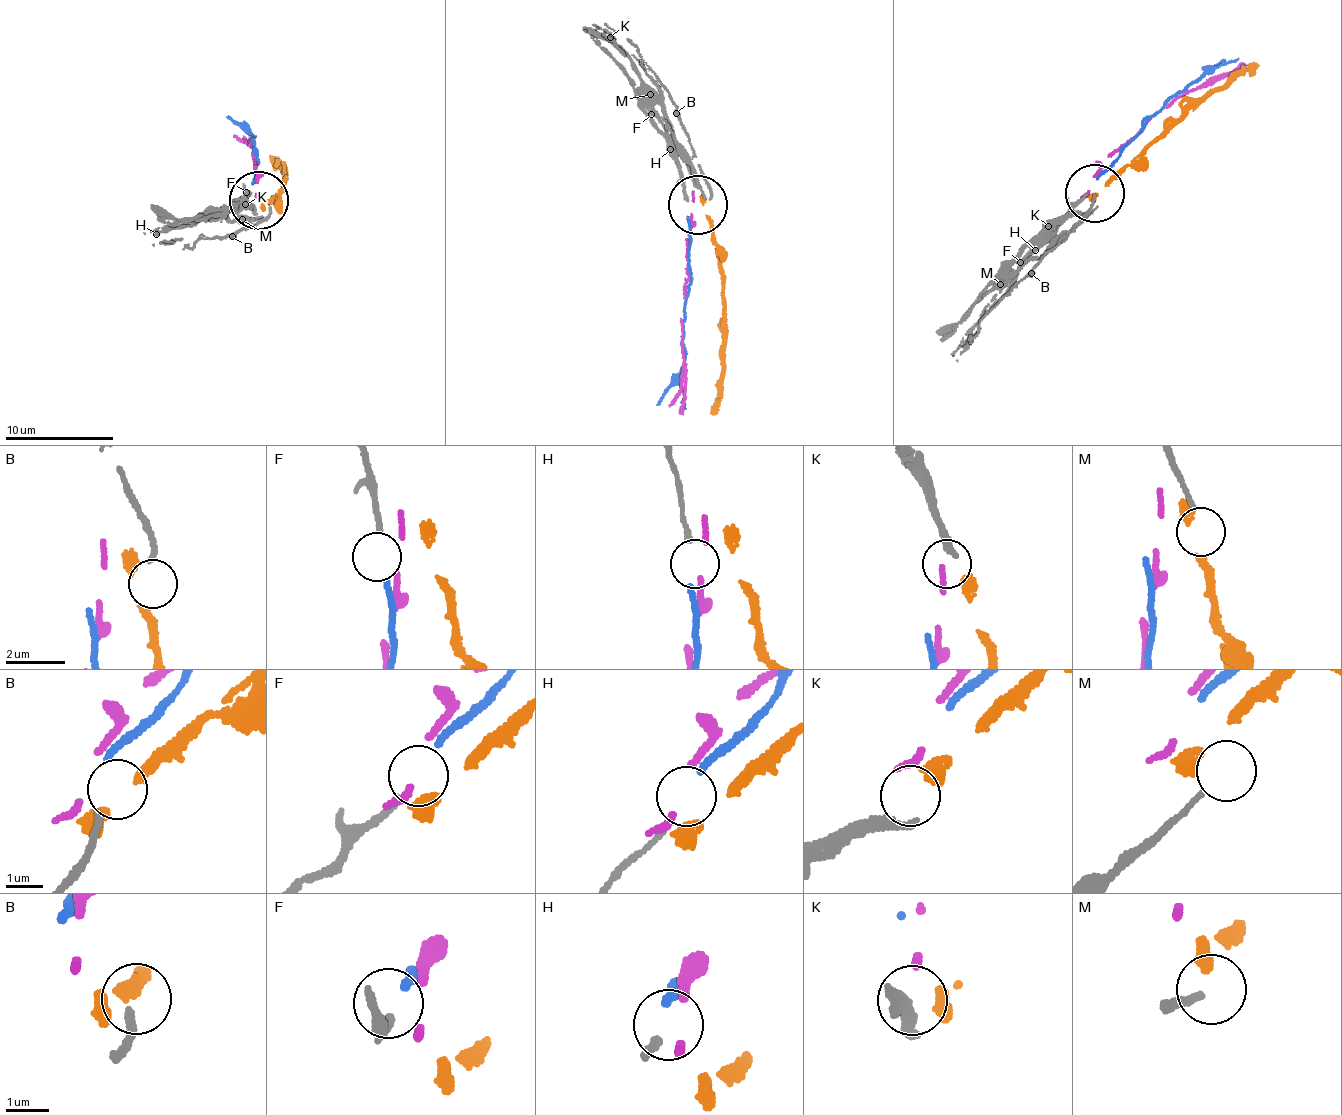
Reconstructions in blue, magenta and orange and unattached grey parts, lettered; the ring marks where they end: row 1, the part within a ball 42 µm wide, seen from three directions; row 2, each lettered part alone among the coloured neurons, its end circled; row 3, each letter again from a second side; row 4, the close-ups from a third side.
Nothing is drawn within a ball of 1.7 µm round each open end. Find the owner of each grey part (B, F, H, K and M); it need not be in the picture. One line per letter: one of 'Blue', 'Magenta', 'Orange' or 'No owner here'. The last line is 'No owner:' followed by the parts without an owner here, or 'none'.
B: No owner here
F: Blue
H: No owner here
K: Orange
M: No owner here
No owner: B, H, M

